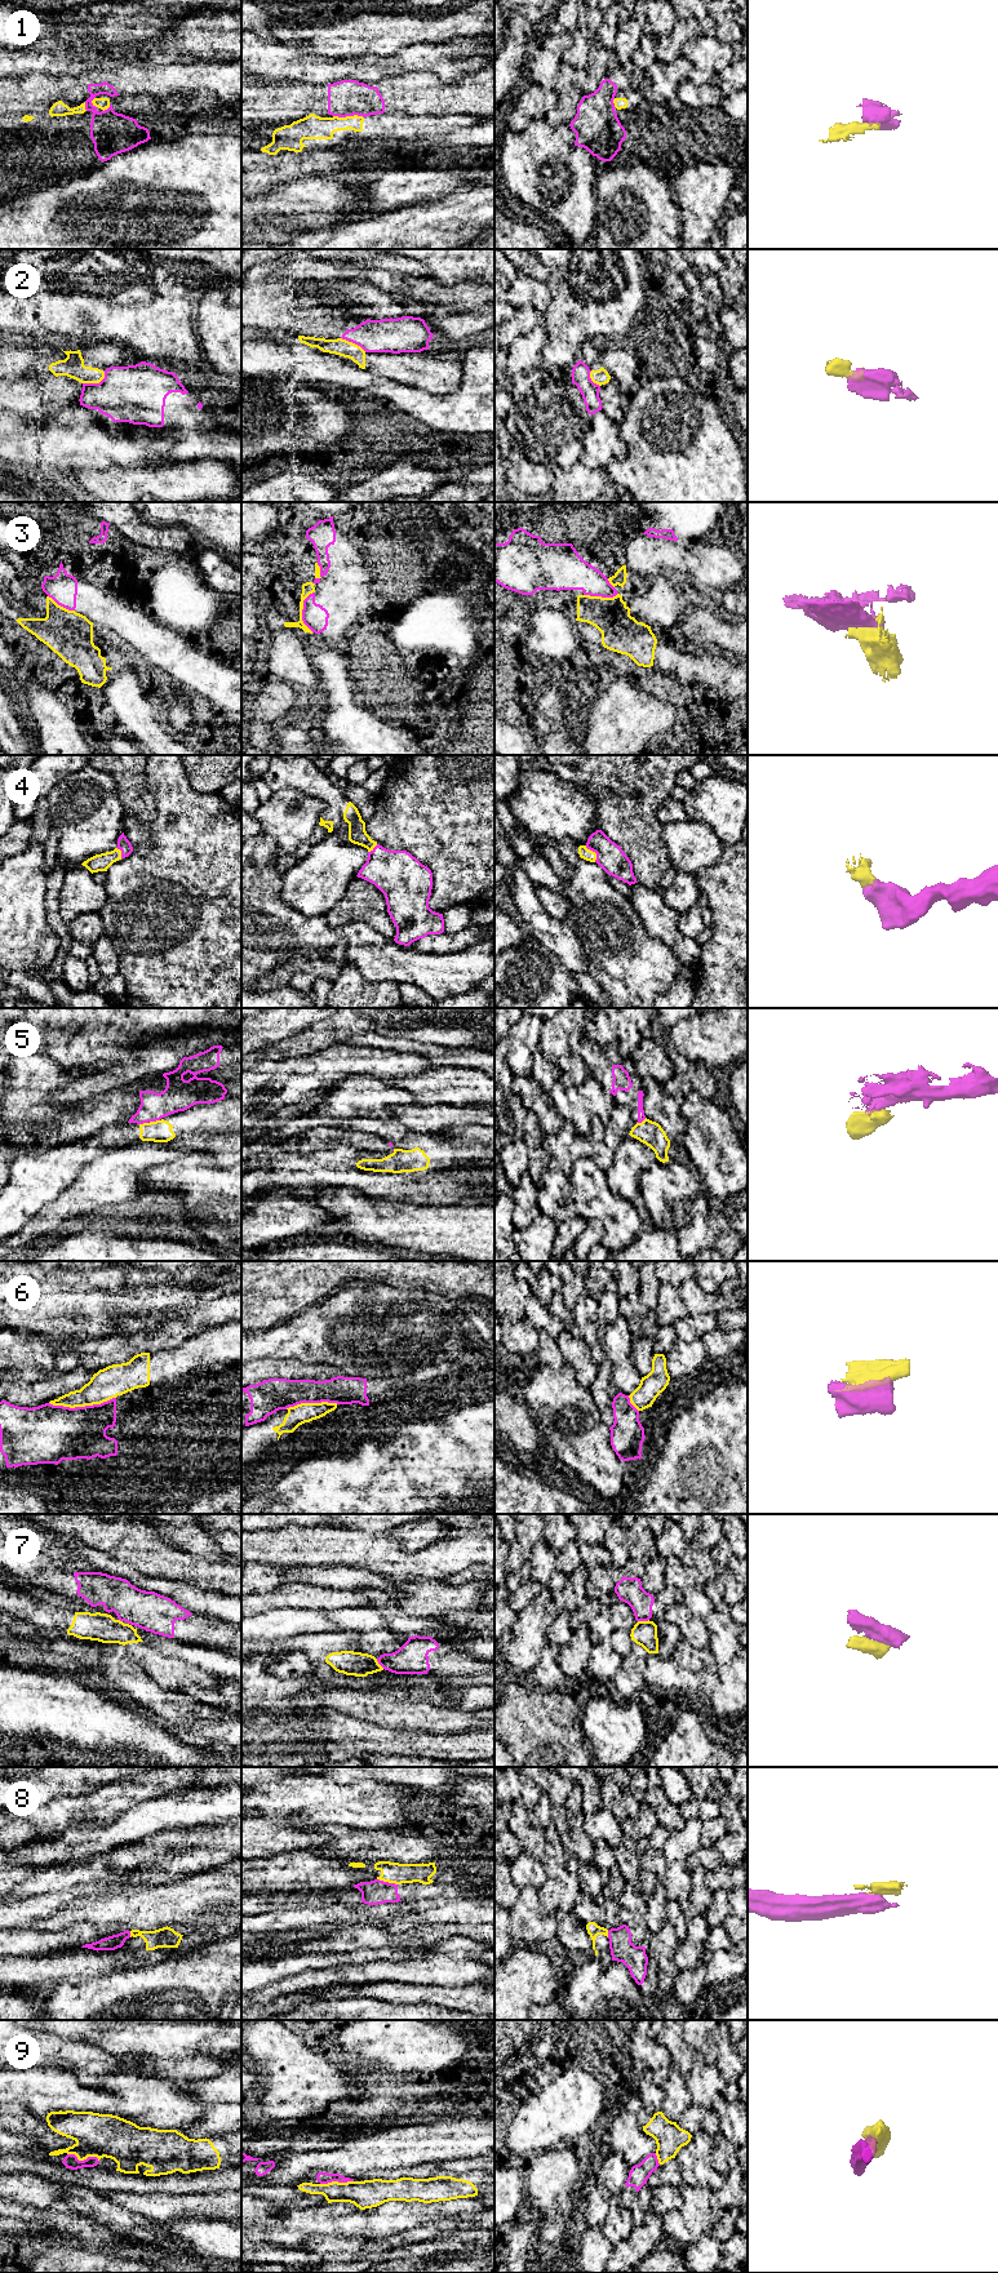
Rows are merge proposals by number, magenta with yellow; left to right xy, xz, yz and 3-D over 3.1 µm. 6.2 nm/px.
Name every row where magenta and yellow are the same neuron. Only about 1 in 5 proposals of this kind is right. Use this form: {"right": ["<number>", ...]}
{"right": ["4"]}

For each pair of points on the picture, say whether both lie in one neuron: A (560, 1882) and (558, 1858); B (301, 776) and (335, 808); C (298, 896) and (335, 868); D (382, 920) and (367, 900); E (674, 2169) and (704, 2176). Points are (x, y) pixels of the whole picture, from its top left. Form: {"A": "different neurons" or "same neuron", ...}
{"A": "same neuron", "B": "same neuron", "C": "same neuron", "D": "same neuron", "E": "different neurons"}

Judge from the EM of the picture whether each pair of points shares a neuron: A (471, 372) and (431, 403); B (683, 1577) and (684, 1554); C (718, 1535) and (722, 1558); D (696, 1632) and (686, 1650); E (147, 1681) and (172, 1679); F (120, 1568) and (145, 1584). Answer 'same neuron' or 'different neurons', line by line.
A: same neuron
B: different neurons
C: different neurons
D: different neurons
E: different neurons
F: same neuron

